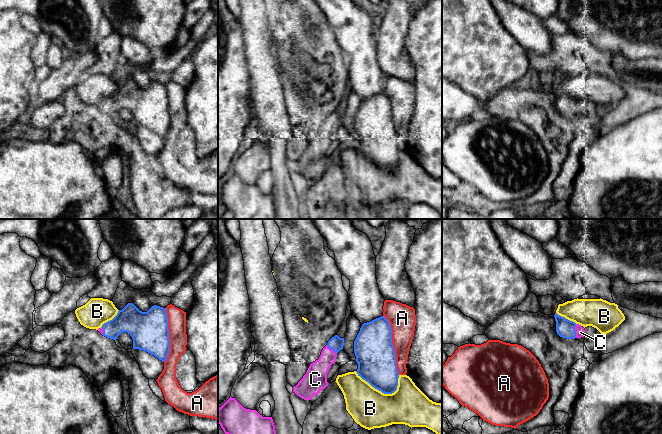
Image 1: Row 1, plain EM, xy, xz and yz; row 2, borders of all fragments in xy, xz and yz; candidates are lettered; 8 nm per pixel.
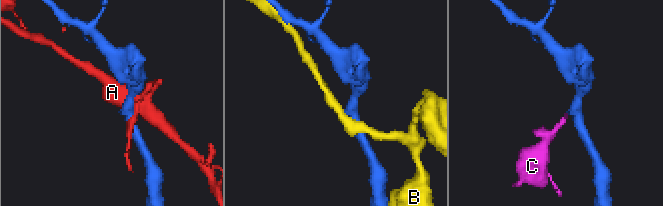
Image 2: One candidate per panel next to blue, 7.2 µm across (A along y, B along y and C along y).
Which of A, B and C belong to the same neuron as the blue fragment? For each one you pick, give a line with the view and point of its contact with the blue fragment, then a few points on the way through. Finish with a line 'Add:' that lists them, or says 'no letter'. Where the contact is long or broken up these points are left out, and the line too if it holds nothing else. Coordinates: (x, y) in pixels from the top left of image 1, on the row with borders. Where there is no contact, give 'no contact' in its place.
C: meets blue in yz at (575, 331); runs through yz (565, 328), (575, 331), (580, 332)
Add: C

